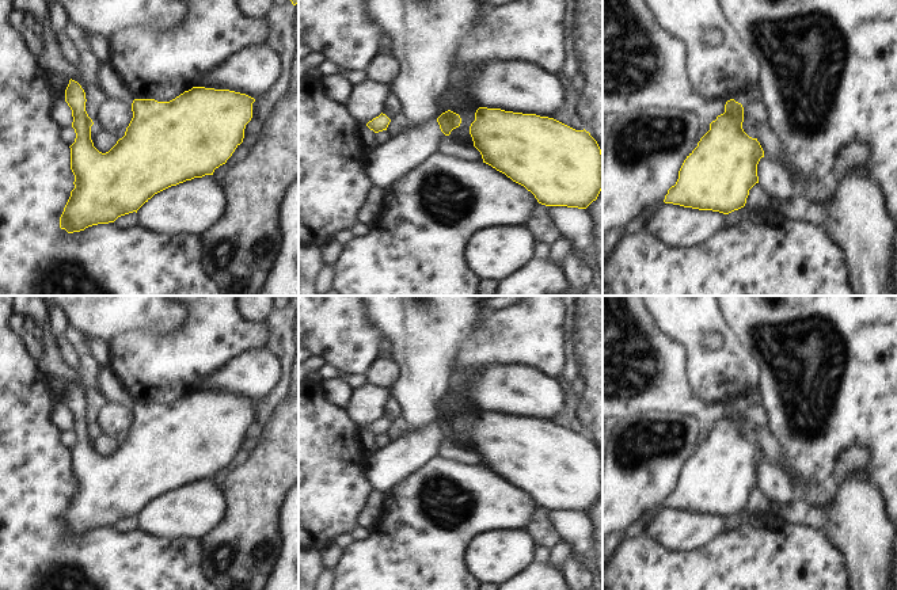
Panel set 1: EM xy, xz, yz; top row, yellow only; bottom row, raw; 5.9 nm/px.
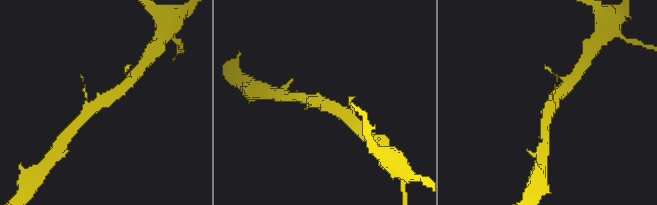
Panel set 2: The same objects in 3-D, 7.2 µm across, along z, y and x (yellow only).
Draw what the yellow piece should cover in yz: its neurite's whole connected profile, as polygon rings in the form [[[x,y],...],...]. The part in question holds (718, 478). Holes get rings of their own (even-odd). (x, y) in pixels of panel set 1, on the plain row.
[[[734,403],[727,404],[725,416],[710,427],[710,434],[684,464],[676,488],[665,499],[665,507],[723,518],[745,510],[749,494],[759,487],[757,468],[764,461],[764,454],[757,442],[744,435],[742,426],[742,408]]]

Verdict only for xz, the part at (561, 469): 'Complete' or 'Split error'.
Complete.

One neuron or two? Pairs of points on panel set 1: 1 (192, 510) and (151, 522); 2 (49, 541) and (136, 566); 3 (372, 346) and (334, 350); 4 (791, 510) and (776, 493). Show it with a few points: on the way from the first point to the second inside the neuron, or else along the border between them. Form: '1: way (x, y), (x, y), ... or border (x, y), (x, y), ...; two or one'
1: way (182, 513), (160, 518); one
2: way (71, 558), (76, 558), (87, 566), (114, 566); one
3: way (363, 346), (344, 346); one
4: border (797, 494), (787, 503), (771, 503); two

